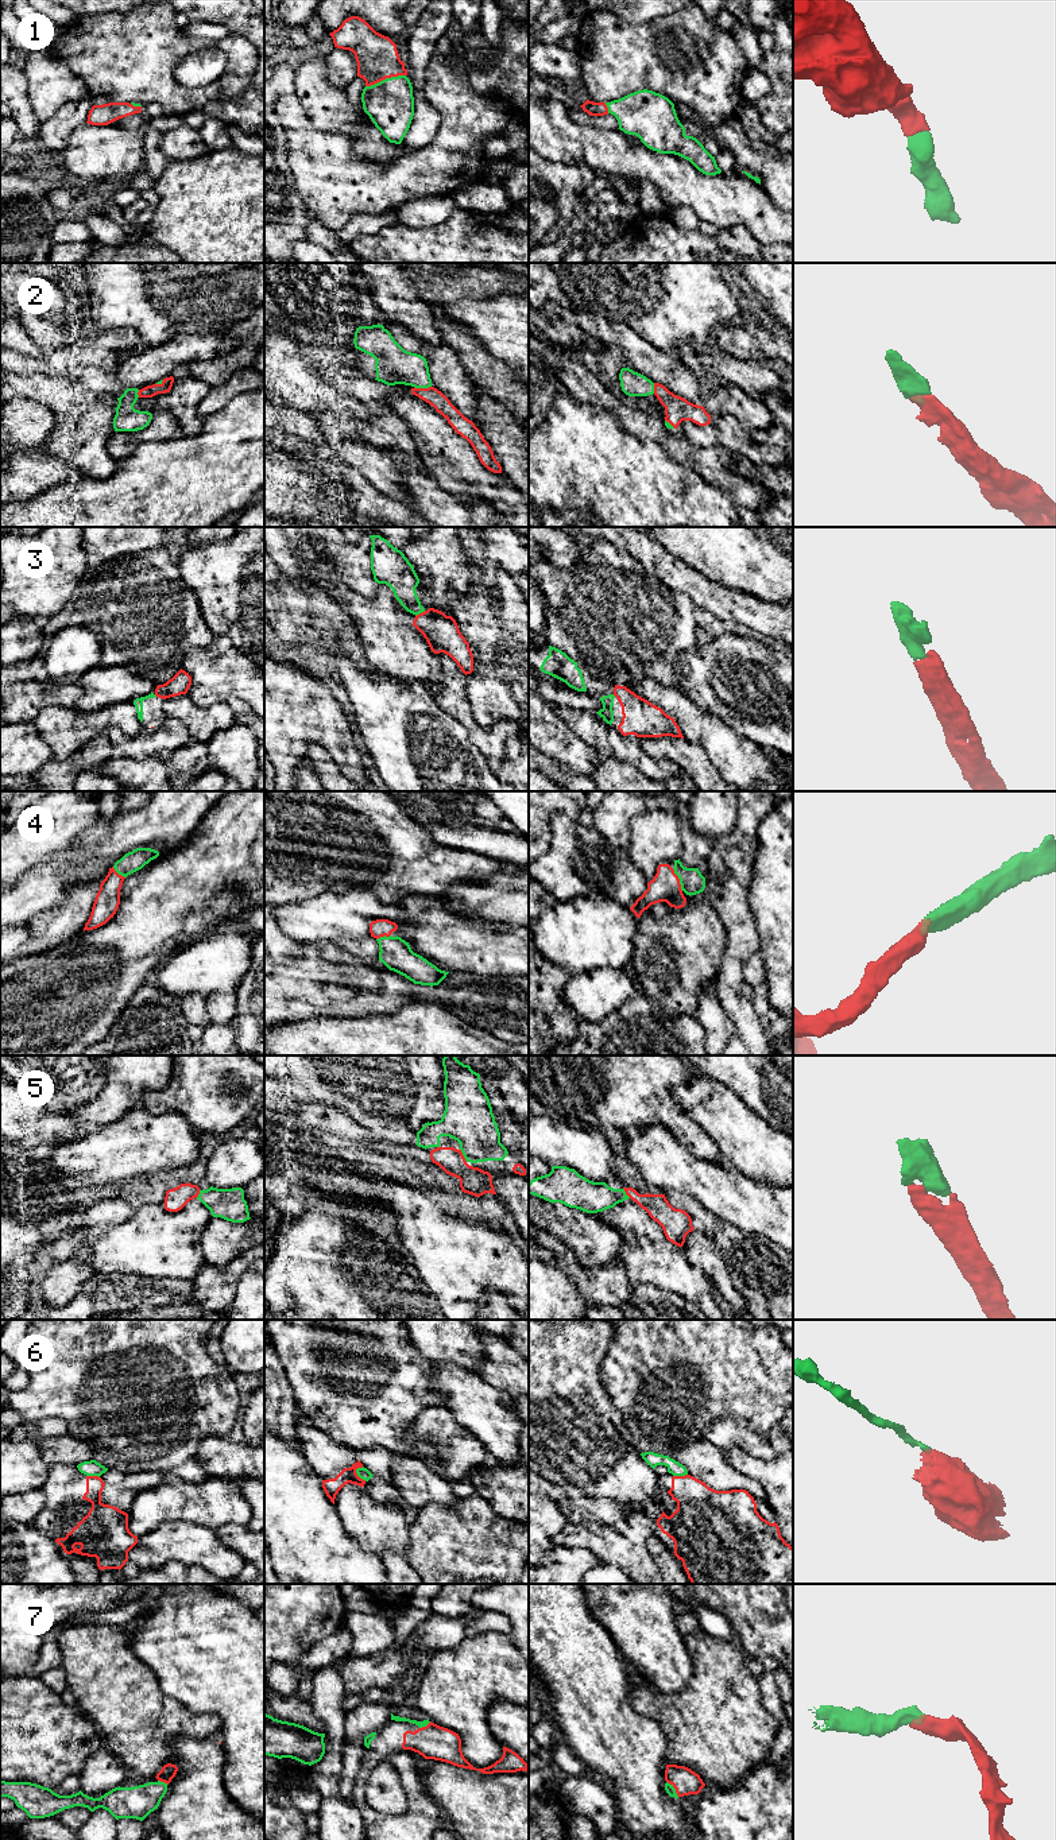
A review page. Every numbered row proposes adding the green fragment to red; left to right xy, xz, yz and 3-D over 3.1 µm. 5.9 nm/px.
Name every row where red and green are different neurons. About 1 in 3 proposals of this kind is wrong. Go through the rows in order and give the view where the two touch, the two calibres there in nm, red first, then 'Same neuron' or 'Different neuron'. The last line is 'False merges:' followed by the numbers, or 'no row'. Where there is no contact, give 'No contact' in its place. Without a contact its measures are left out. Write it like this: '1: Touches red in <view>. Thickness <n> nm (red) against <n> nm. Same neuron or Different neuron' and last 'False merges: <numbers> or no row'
1: Touches red in xz. Thickness 260 nm (red) against 280 nm. Same neuron
2: Touches red in xz. Thickness 100 nm (red) against 220 nm. Same neuron
3: Touches red in xz. Thickness 200 nm (red) against 180 nm. Same neuron
4: Touches red in yz. Thickness 180 nm (red) against 150 nm. Same neuron
5: Touches red in xz. Thickness 160 nm (red) against 300 nm. Same neuron
6: Touches red in xz. Thickness 100 nm (red) against 70 nm. Different neuron
7: Touches red in yz. Thickness 150 nm (red) against 60 nm. Same neuron
False merges: 6

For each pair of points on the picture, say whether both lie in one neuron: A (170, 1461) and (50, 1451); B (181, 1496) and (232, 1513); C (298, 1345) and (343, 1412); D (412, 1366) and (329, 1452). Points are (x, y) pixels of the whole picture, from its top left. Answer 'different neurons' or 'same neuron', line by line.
A: different neurons
B: same neuron
C: same neuron
D: different neurons

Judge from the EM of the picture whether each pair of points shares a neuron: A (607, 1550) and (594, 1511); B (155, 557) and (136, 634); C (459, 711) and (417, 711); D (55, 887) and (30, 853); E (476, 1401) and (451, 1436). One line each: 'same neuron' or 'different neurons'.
A: different neurons
B: same neuron
C: different neurons
D: different neurons
E: different neurons

